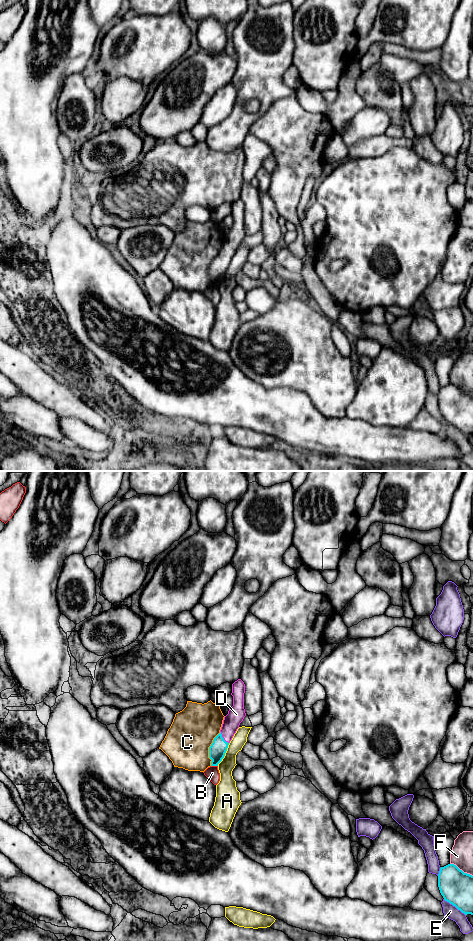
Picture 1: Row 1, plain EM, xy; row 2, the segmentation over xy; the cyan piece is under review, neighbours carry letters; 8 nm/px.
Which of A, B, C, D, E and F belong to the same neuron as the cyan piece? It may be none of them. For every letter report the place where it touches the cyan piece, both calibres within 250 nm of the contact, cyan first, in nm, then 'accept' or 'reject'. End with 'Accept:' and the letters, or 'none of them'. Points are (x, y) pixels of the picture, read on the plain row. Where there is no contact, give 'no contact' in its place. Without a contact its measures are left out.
A: meets cyan in xy at (224, 274); 140 nm thick on the cyan side, 140 nm on the other; reject
B: meets cyan in xy at (214, 285); 140 nm thick on the cyan side, 110 nm on the other; reject
C: meets cyan in xy at (209, 269); 140 nm thick on the cyan side, 360 nm on the other; reject
D: meets cyan in xy at (222, 257); 140 nm thick on the cyan side, 140 nm on the other; accept
E: meets cyan in xy at (454, 425); 260 nm thick on the cyan side, 110 nm on the other; reject
F: meets cyan in xy at (461, 390); 260 nm thick on the cyan side, 180 nm on the other; reject
Accept: D

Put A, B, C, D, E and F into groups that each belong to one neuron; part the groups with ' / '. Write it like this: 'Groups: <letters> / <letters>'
Groups: A / B / C / D / E / F

